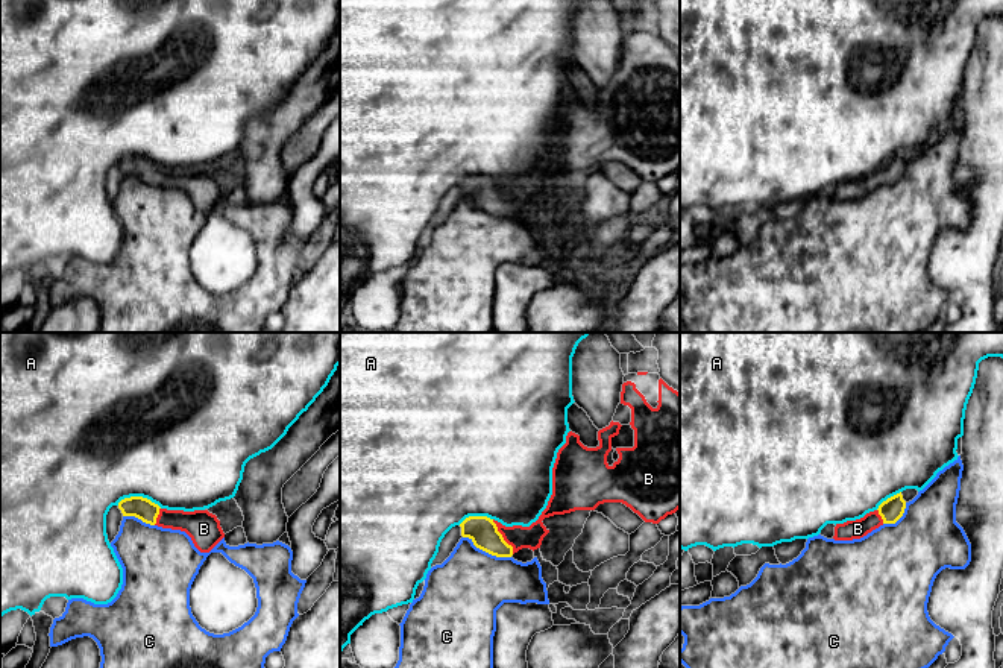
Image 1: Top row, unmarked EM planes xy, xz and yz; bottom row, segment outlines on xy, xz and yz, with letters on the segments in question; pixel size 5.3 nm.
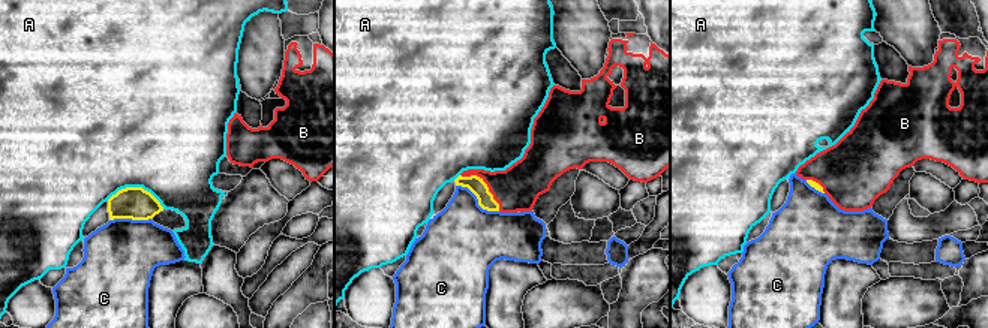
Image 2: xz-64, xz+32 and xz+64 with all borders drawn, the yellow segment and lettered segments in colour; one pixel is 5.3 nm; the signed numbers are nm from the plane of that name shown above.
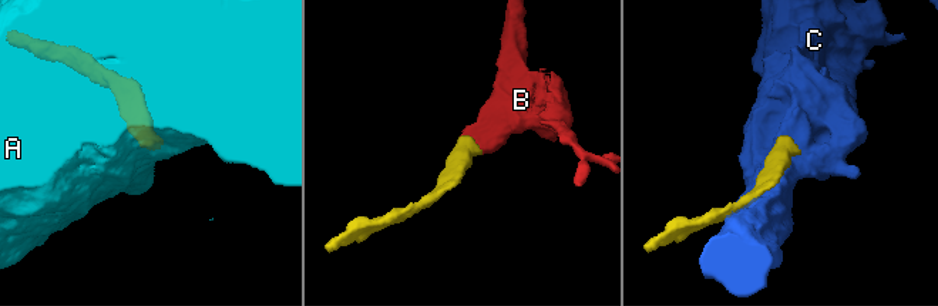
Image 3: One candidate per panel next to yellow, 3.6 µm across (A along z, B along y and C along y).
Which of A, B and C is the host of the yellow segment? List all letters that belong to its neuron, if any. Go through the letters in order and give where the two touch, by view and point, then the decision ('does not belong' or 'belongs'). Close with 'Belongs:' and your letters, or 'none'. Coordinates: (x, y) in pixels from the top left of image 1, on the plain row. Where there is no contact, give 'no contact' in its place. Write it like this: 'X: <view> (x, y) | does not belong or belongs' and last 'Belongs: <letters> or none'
A: xy (140, 157) | does not belong
B: xz (501, 196) | belongs
C: xz (487, 211) | does not belong
Belongs: B

